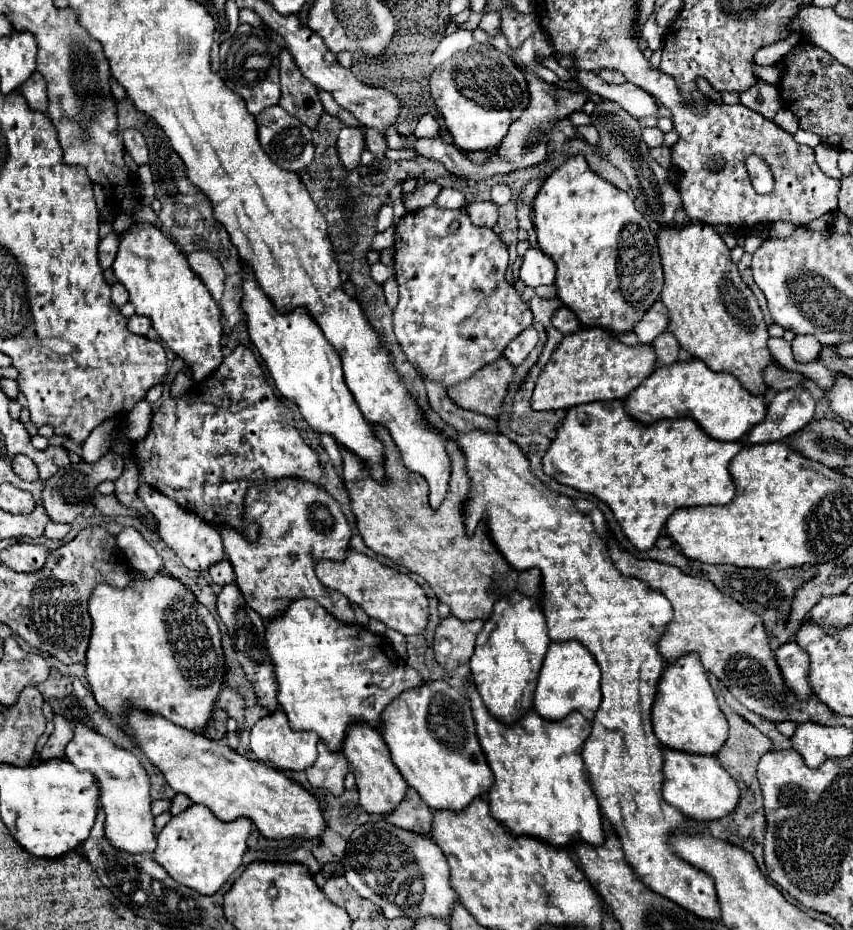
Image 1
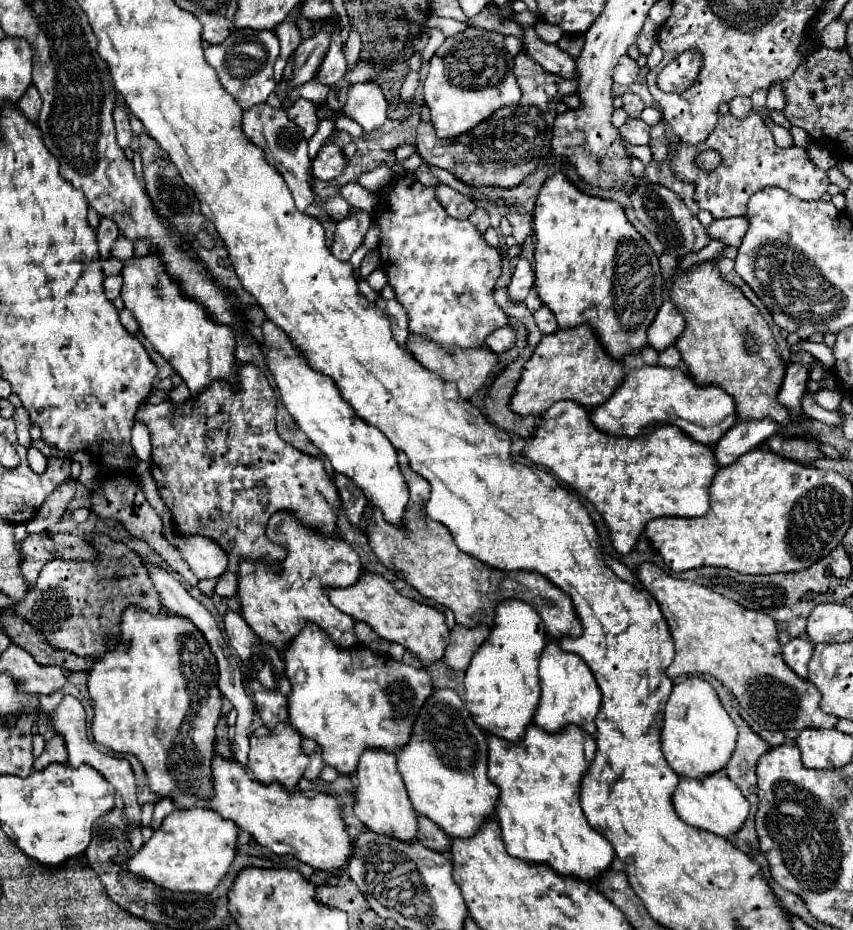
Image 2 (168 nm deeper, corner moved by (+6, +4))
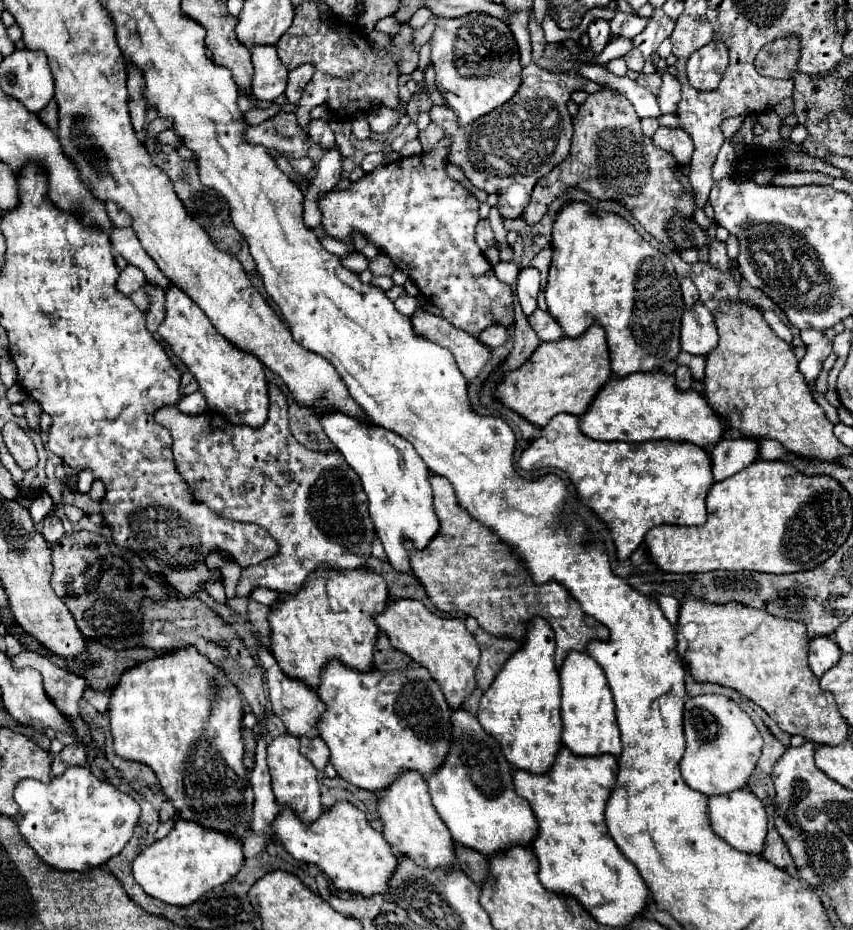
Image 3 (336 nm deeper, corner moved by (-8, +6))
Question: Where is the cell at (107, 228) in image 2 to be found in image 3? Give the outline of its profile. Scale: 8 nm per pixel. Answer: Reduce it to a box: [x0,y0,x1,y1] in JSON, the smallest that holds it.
[106,202,132,226]

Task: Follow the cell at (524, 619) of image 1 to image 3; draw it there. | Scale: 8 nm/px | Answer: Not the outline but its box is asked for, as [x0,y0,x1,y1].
[478,620,562,774]

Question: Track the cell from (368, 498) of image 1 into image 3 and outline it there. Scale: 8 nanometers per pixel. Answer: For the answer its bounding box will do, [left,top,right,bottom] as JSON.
[404,472,608,668]

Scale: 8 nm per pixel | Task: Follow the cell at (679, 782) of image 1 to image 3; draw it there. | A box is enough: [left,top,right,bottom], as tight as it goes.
[708,788,768,854]

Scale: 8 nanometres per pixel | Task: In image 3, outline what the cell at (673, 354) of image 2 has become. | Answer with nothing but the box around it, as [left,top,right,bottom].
[674,366,692,390]

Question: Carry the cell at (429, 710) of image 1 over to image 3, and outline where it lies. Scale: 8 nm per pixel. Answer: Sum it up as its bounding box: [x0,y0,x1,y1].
[426,708,538,856]

